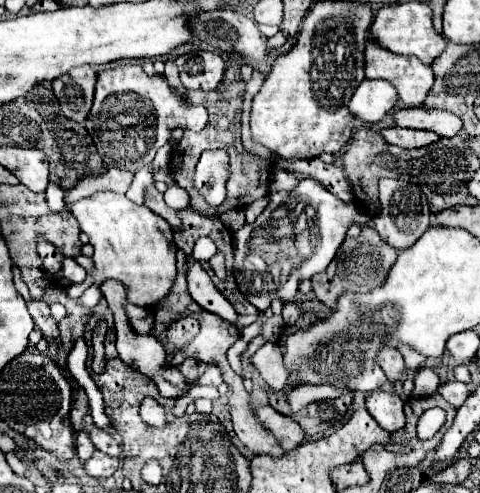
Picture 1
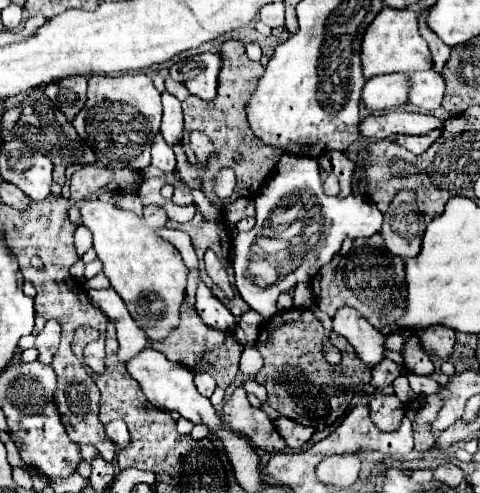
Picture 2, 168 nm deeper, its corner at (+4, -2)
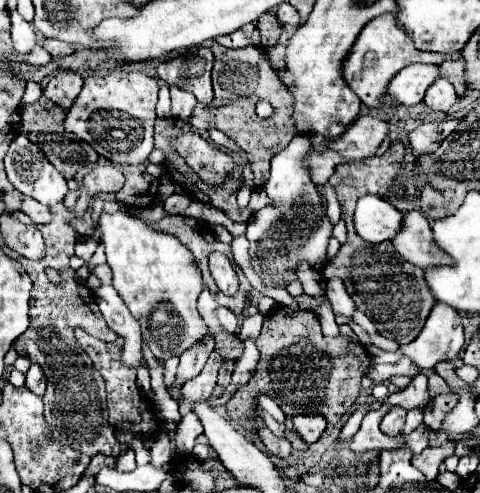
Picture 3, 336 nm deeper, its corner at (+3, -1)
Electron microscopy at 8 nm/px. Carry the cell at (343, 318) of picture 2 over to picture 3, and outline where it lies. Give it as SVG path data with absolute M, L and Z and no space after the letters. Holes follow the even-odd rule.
M333 278L331 282L327 282L327 298L331 300L331 306L335 310L335 314L341 314L341 316L347 316L347 318L353 318L353 312L357 310L351 296L347 294L343 282L339 282L339 278Z

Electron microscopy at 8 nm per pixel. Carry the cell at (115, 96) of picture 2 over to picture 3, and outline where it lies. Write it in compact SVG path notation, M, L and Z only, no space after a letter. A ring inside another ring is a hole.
M119 72L105 78L89 76L75 106L67 112L65 128L113 164L145 164L153 152L157 90L157 80L143 72Z

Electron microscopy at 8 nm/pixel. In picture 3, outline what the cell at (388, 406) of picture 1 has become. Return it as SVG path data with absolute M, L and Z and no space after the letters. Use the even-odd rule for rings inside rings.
M391 406L389 412L381 420L381 430L389 436L397 436L405 422L405 410L401 406Z

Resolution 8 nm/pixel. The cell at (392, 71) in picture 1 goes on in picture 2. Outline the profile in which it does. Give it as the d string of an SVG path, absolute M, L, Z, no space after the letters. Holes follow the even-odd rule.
M432 69L410 75L410 103L428 113L434 113L442 107L444 89L446 85L442 75Z

